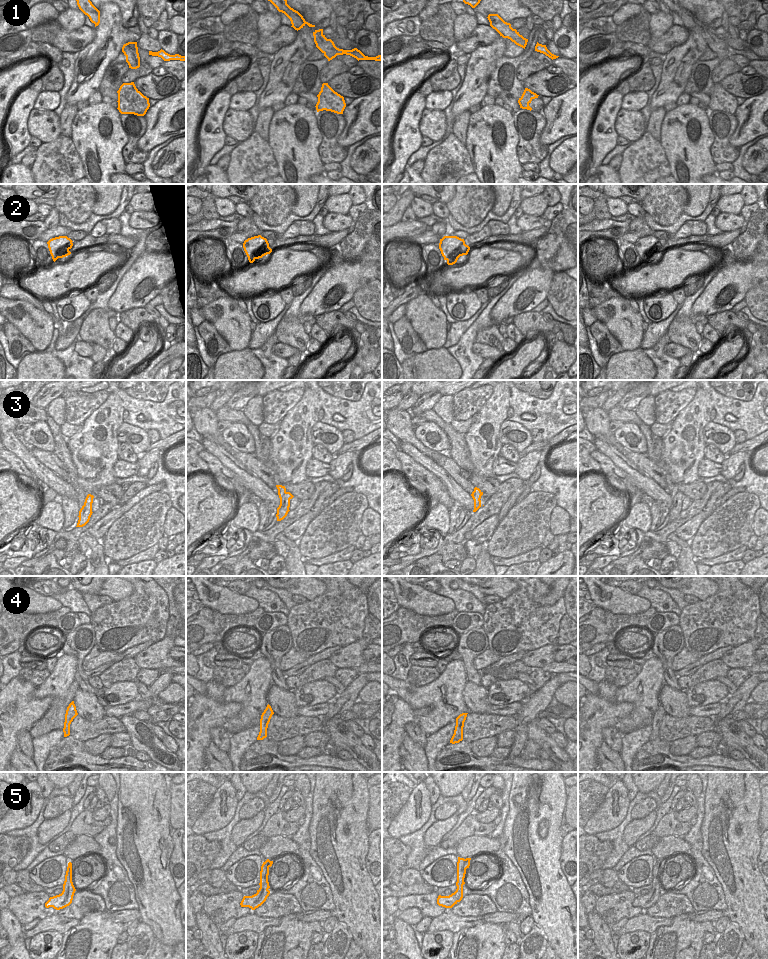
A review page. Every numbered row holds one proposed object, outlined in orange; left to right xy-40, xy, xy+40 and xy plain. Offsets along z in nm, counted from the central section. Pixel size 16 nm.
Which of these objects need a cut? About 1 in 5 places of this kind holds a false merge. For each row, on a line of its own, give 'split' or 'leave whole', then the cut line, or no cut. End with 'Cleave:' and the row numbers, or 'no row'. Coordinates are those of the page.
1: leave whole; cut none
2: leave whole; cut none
3: leave whole; cut none
4: leave whole; cut none
5: leave whole; cut none
Cleave: no row

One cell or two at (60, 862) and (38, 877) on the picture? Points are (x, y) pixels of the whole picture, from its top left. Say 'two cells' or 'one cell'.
one cell

